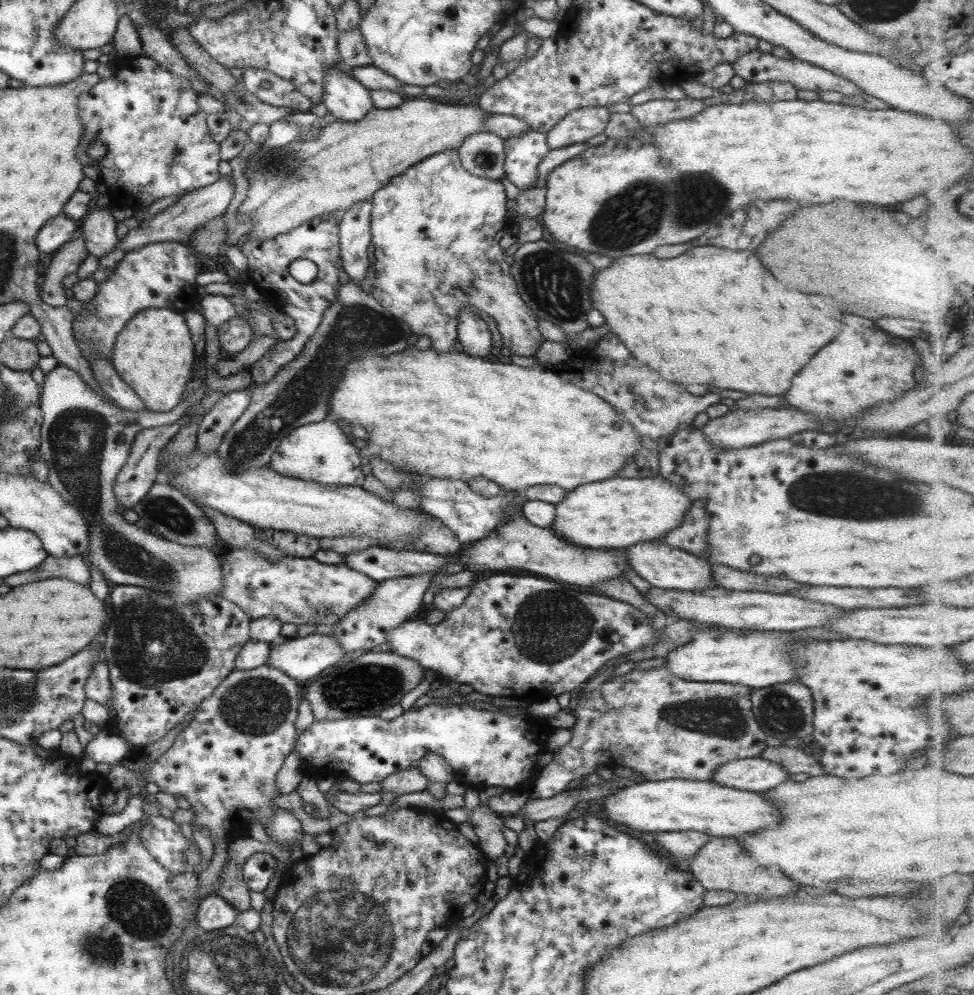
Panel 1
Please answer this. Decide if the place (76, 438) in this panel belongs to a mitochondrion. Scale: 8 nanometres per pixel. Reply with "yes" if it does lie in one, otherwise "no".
yes

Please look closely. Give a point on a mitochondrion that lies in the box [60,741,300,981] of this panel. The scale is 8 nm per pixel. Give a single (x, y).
(141, 912)

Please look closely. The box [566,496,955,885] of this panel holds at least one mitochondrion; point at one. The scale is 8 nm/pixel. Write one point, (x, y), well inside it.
(722, 716)

